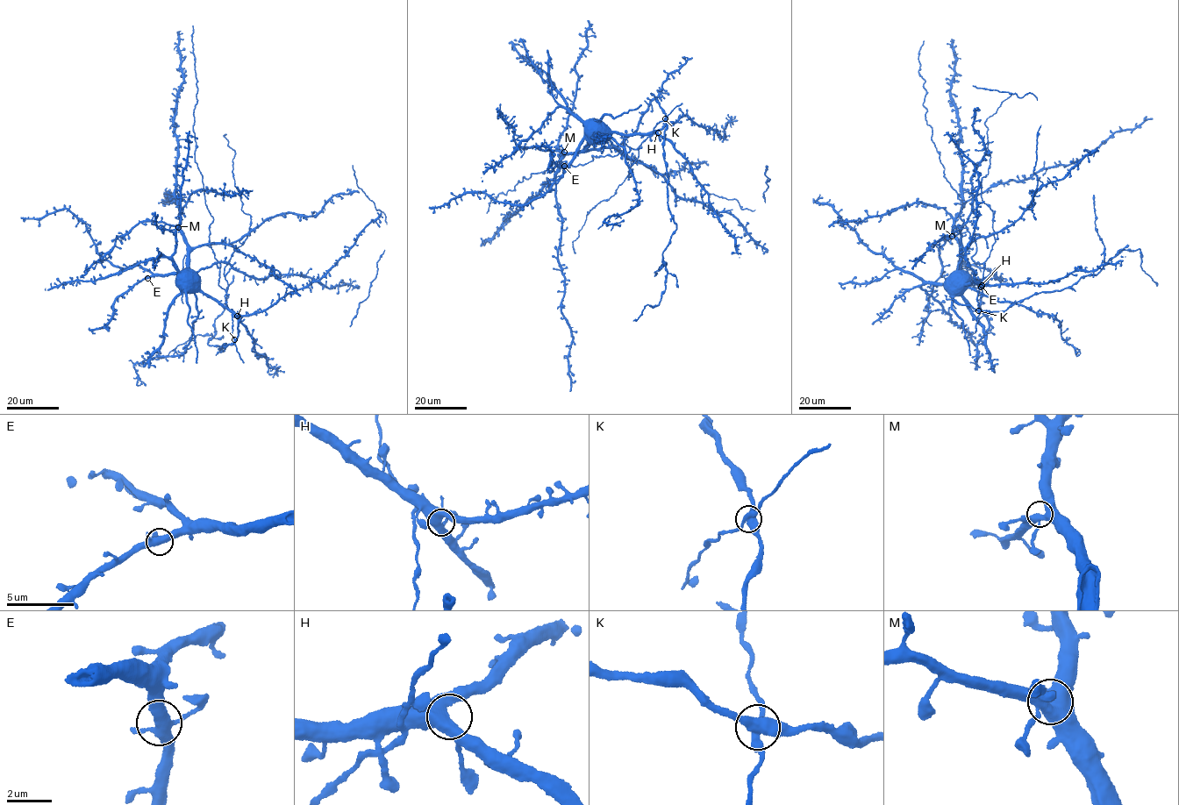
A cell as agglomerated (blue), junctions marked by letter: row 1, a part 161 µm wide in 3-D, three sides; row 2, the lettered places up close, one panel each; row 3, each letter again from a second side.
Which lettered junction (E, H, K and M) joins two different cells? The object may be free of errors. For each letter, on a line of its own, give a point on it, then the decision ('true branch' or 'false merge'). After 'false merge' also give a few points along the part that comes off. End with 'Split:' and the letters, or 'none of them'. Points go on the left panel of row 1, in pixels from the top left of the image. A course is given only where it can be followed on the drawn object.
E: at (147, 278); true branch
H: at (237, 316); true branch
K: at (234, 339); false merge; foreign part runs (235, 339), (232, 345), (223, 345), (221, 351), (224, 348), (207, 343), (210, 334), (199, 334), (154, 359)
M: at (178, 227); true branch
Split: K

